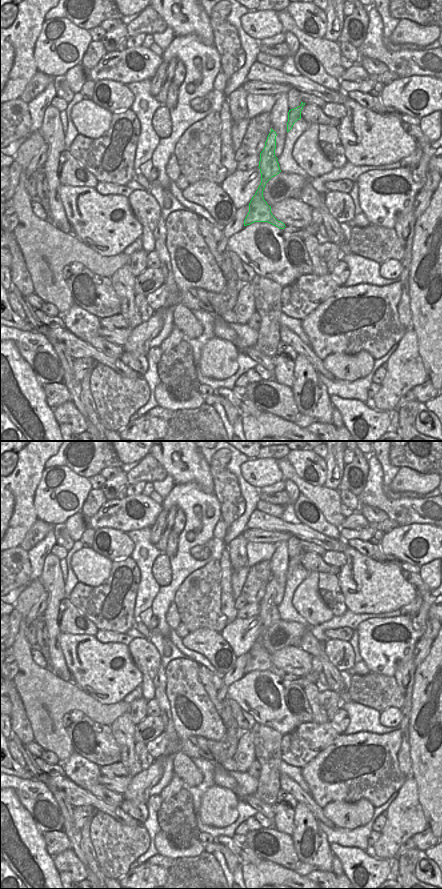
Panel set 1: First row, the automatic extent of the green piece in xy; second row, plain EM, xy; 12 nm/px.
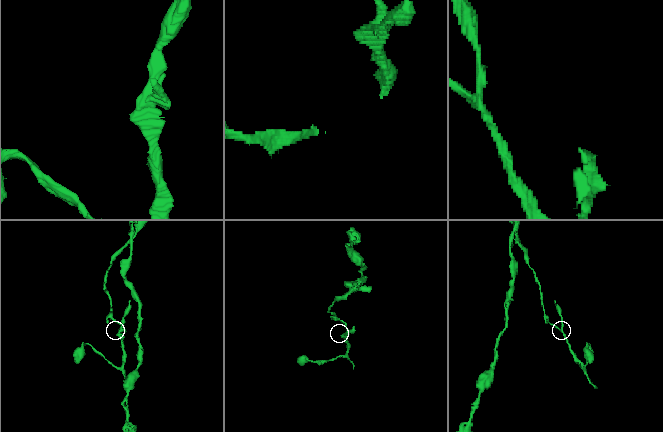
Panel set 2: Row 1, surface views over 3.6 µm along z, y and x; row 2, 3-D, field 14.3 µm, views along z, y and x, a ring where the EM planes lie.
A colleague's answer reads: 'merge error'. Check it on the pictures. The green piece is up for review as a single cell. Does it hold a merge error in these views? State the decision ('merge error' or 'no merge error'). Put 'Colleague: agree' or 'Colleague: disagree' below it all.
merge error
Colleague: agree

